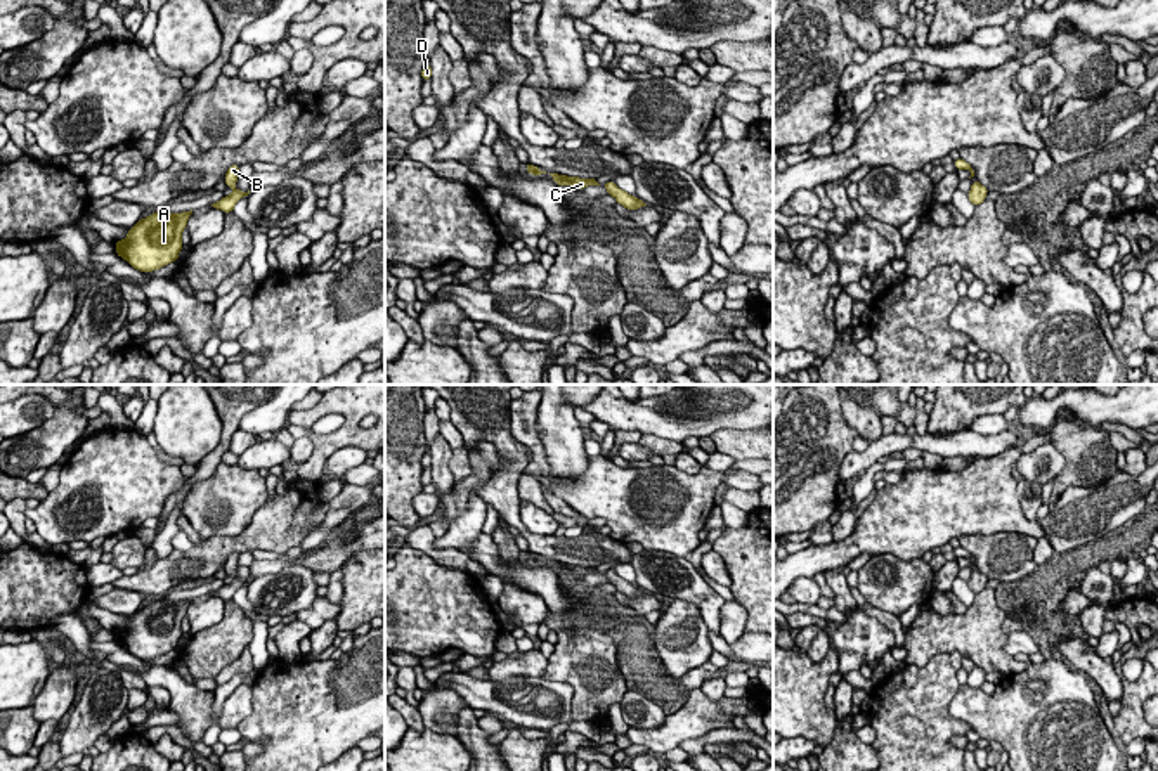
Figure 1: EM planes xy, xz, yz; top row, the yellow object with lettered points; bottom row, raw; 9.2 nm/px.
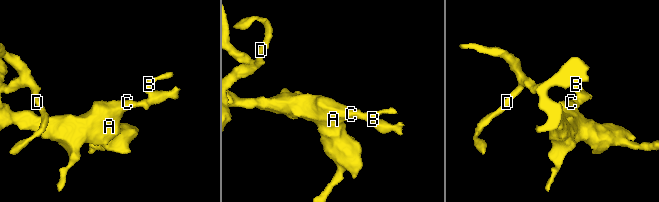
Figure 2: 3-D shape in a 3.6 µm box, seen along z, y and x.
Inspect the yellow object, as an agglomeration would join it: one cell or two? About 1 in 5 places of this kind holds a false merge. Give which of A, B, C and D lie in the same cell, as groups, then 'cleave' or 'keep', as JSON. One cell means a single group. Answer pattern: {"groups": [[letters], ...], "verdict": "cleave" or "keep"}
{"groups": [["A", "B", "C", "D"]], "verdict": "keep"}

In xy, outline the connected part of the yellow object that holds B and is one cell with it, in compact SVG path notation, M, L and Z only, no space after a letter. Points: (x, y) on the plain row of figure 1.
M231 553L229 554L224 570L225 570L227 575L232 575L234 579L232 579L231 584L224 584L220 589L217 589L217 591L211 593L213 596L222 598L224 601L231 601L234 598L236 591L241 586L244 586L244 584L250 582L250 579L244 580L244 579L237 579L236 577L236 570L239 567L237 560L239 560L239 553Z

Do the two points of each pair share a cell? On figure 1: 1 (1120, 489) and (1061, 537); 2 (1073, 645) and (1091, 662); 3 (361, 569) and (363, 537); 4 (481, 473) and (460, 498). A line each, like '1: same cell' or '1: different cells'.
1: same cell
2: same cell
3: different cells
4: same cell

